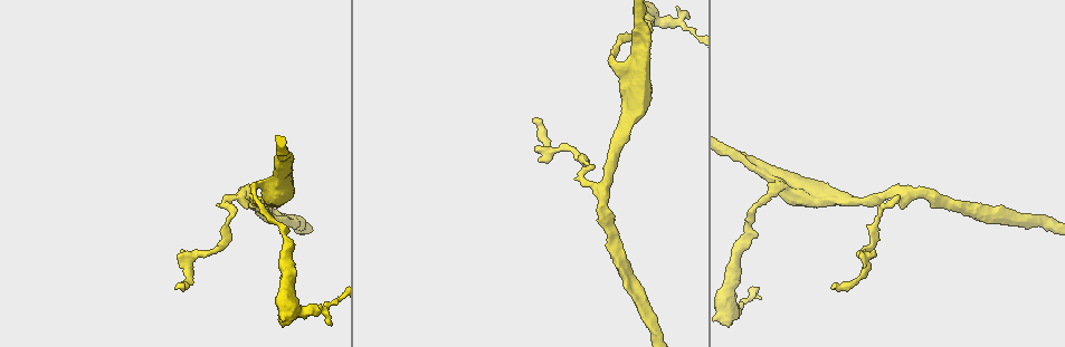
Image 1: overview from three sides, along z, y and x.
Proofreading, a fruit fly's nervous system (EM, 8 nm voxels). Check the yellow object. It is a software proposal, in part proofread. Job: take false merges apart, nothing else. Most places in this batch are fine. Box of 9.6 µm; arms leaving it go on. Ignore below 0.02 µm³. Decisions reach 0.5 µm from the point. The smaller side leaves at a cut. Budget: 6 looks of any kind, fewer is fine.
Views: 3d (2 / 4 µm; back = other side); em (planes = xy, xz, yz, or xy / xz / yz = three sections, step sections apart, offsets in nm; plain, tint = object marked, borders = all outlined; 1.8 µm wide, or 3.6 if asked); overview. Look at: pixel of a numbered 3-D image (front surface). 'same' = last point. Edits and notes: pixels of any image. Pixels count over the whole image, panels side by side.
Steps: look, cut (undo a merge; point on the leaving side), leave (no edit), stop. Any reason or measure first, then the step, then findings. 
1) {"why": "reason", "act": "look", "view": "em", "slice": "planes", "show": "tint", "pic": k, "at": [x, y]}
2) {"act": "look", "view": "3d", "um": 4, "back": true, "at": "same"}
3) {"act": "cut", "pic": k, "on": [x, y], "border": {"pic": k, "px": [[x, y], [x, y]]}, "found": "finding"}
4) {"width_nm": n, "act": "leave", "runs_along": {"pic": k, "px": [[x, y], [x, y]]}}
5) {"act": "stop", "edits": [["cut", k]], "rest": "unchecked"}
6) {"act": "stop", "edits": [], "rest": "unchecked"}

{"why": "calibre changes", "act": "look", "view": "em", "slice": "yz", "step": 8, "show": "tint", "pic": 1, "at": [308, 313]}

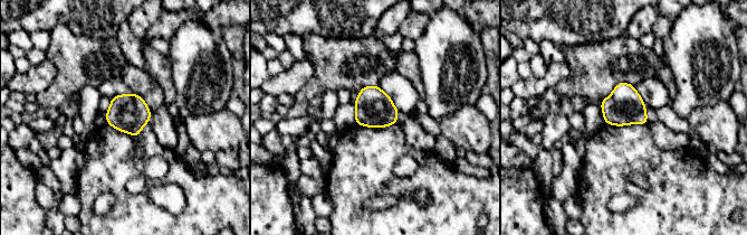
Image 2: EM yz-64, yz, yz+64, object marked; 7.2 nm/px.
{"act": "look", "view": "em", "slice": "planes", "show": "tint", "at": "same"}

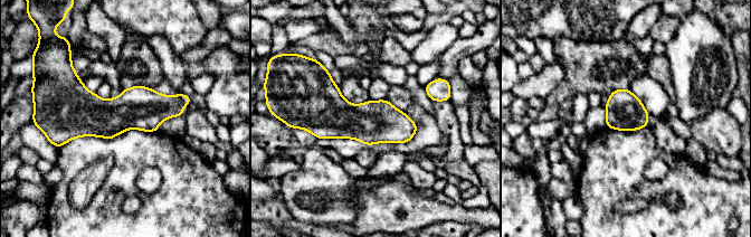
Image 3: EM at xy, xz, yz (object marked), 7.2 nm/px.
{"act": "cut", "pic": 3, "on": [184, 98], "border": {"pic": 3, "px": [[176, 95], [182, 103]]}, "found": "a second cell is stuck on"}

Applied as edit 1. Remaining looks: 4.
{"why": "calibre changes", "act": "look", "view": "3d", "um": 4, "pic": 1, "at": [631, 117]}

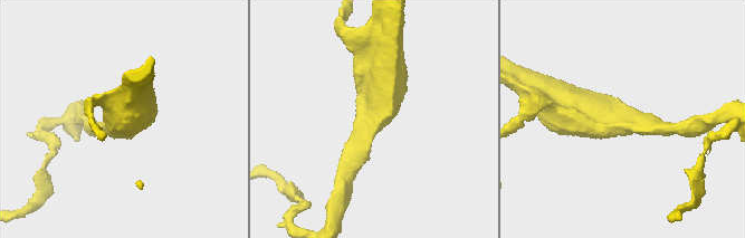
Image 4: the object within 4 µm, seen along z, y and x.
{"act": "look", "view": "em", "um": 3.6, "slice": "yz", "step": 4, "show": "tint", "pic": 4, "at": [378, 118]}

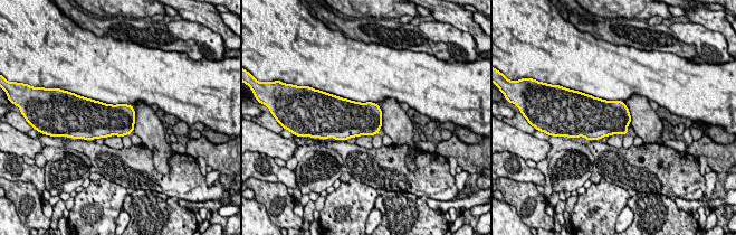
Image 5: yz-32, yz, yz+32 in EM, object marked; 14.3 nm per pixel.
{"why": "cut it another way", "act": "look", "view": "em", "um": 3.6, "slice": "planes", "show": "tint", "at": "same"}

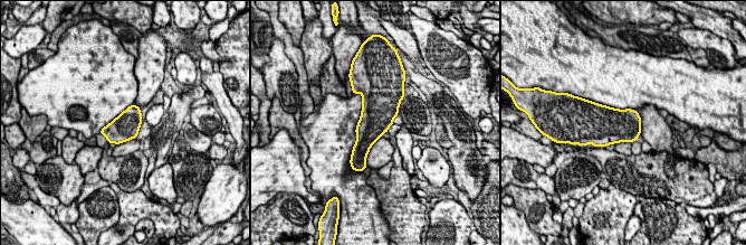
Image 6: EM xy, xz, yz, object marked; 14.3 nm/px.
{"act": "leave", "found": "one cell here"}

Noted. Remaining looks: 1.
{"act": "stop", "edits": [["cut", 3]], "rest": "unchecked"}

